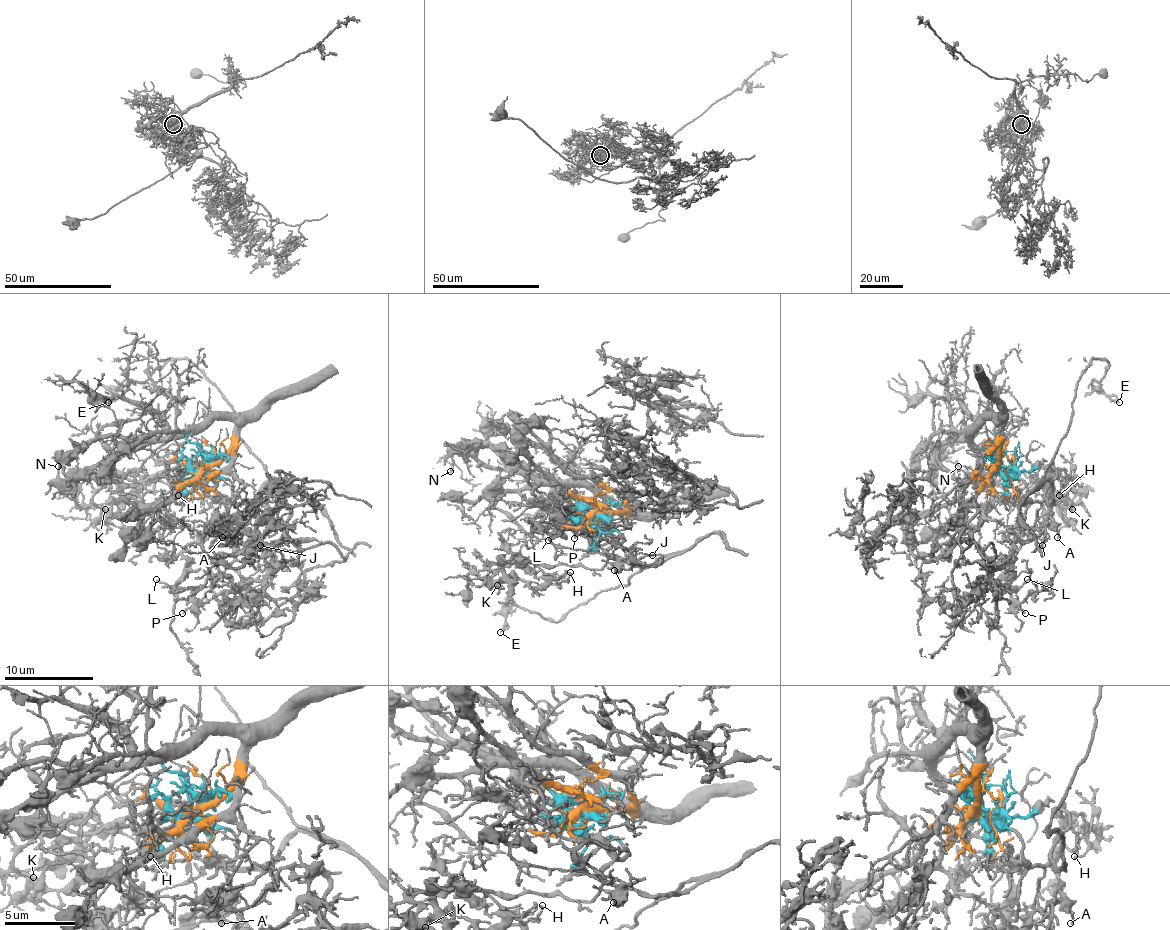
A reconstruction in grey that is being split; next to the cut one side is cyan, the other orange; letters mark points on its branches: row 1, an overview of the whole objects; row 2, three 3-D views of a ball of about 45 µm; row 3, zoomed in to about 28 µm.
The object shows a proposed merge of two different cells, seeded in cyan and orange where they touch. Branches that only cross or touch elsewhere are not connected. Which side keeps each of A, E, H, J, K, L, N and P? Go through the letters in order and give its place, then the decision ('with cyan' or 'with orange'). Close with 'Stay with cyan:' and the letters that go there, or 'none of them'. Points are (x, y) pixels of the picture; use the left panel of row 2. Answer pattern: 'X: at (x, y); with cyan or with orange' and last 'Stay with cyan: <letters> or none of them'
A: at (222, 537); with cyan
E: at (108, 402); with cyan
H: at (178, 495); with cyan
J: at (260, 545); with cyan
K: at (105, 509); with cyan
L: at (156, 579); with cyan
N: at (58, 466); with orange
P: at (182, 613); with cyan
Stay with cyan: A, E, H, J, K, L, P

